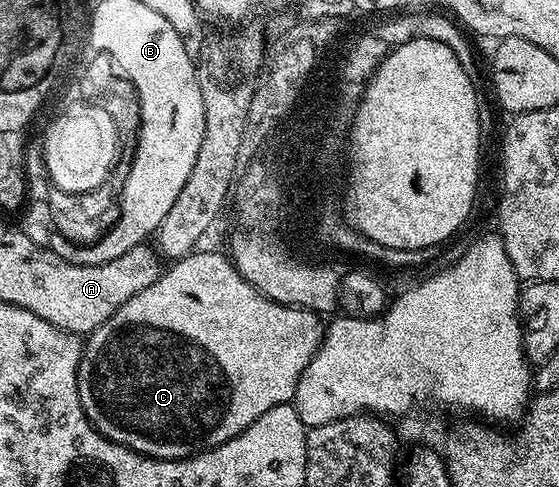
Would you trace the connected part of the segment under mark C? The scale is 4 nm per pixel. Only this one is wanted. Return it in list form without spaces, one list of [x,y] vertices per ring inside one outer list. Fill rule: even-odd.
[[[197,249],[185,259],[177,259],[172,267],[165,270],[150,285],[150,289],[142,289],[142,293],[134,293],[118,313],[114,313],[106,322],[91,335],[87,336],[84,343],[84,352],[80,355],[80,368],[78,369],[78,397],[86,417],[92,422],[92,427],[102,437],[106,437],[111,443],[122,445],[131,451],[137,451],[151,459],[188,459],[203,451],[214,449],[234,437],[238,437],[262,413],[274,409],[283,403],[292,403],[296,398],[298,381],[310,365],[314,353],[324,341],[325,324],[320,324],[321,316],[315,311],[308,311],[304,307],[287,307],[281,303],[275,303],[273,299],[266,298],[258,289],[254,289],[236,271],[231,258],[227,254],[219,255],[216,251],[204,251]]]

